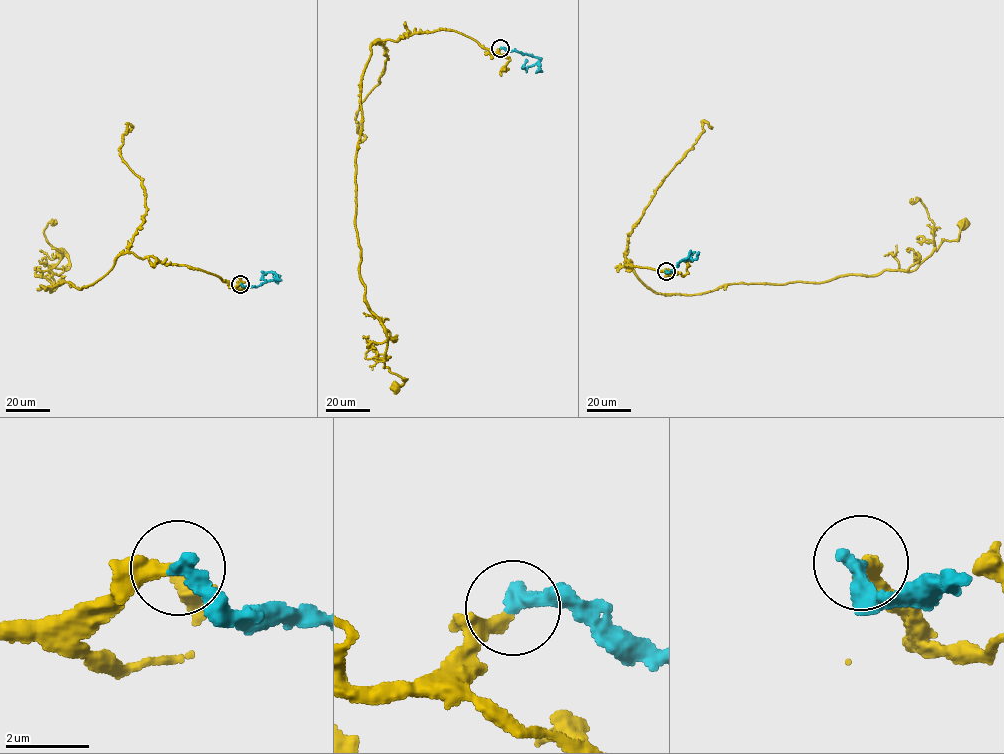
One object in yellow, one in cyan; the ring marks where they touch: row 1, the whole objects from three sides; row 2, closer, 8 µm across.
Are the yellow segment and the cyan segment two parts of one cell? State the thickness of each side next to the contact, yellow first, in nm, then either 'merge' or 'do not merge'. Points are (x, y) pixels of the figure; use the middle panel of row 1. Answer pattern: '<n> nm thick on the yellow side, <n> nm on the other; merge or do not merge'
300 nm thick on the yellow side, 400 nm on the other; merge

